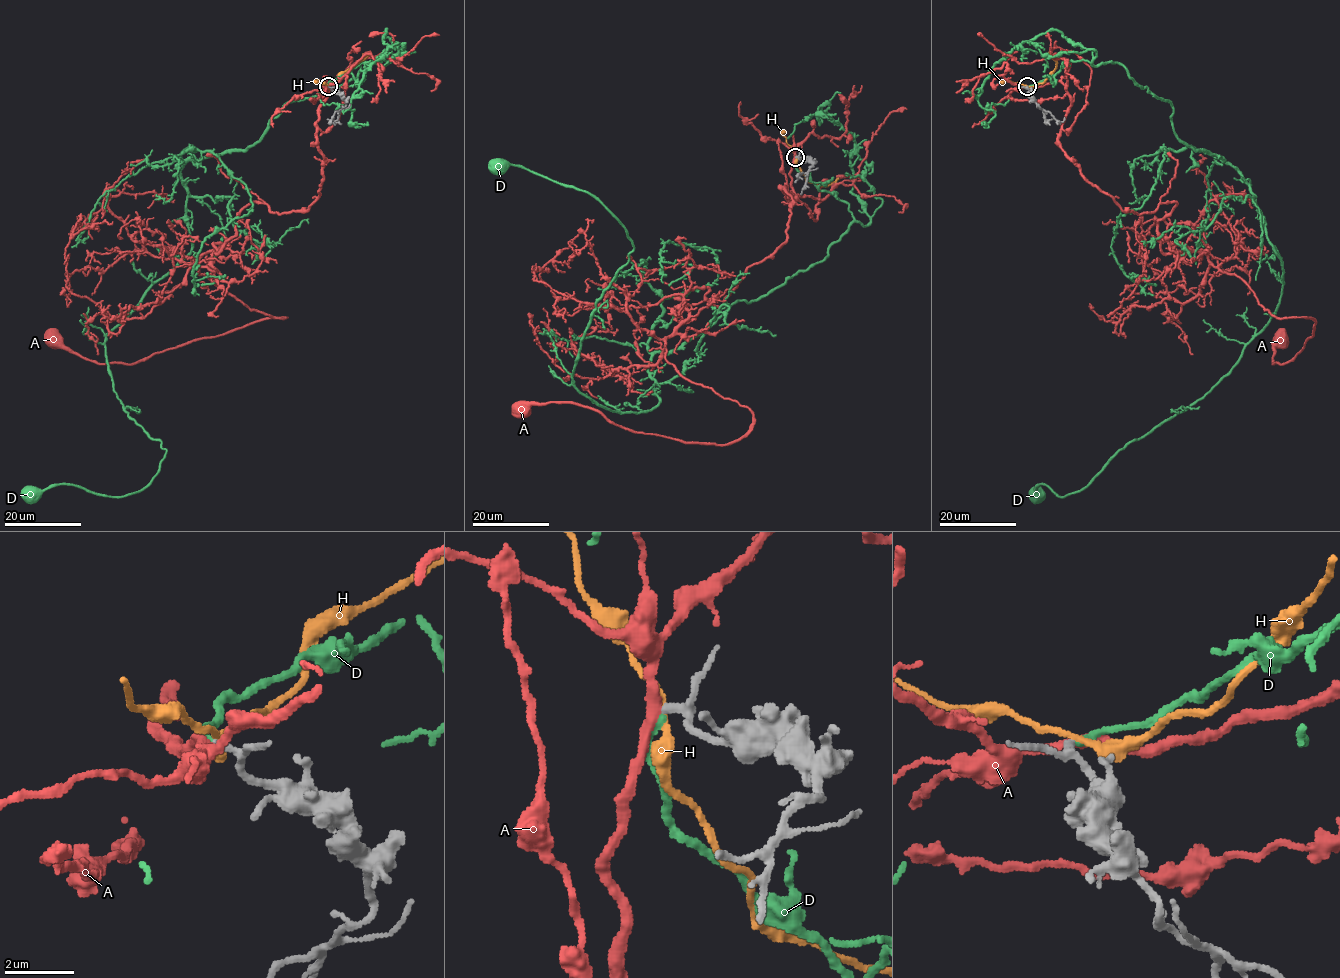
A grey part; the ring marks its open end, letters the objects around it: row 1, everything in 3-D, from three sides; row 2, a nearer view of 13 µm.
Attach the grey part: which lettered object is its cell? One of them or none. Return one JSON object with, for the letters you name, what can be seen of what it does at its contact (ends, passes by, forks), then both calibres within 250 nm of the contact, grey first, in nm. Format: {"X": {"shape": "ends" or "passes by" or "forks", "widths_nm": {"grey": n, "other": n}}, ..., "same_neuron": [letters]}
{"D": {"shape": "ends", "widths_nm": {"grey": 200, "other": 220}}, "same_neuron": ["D"]}

